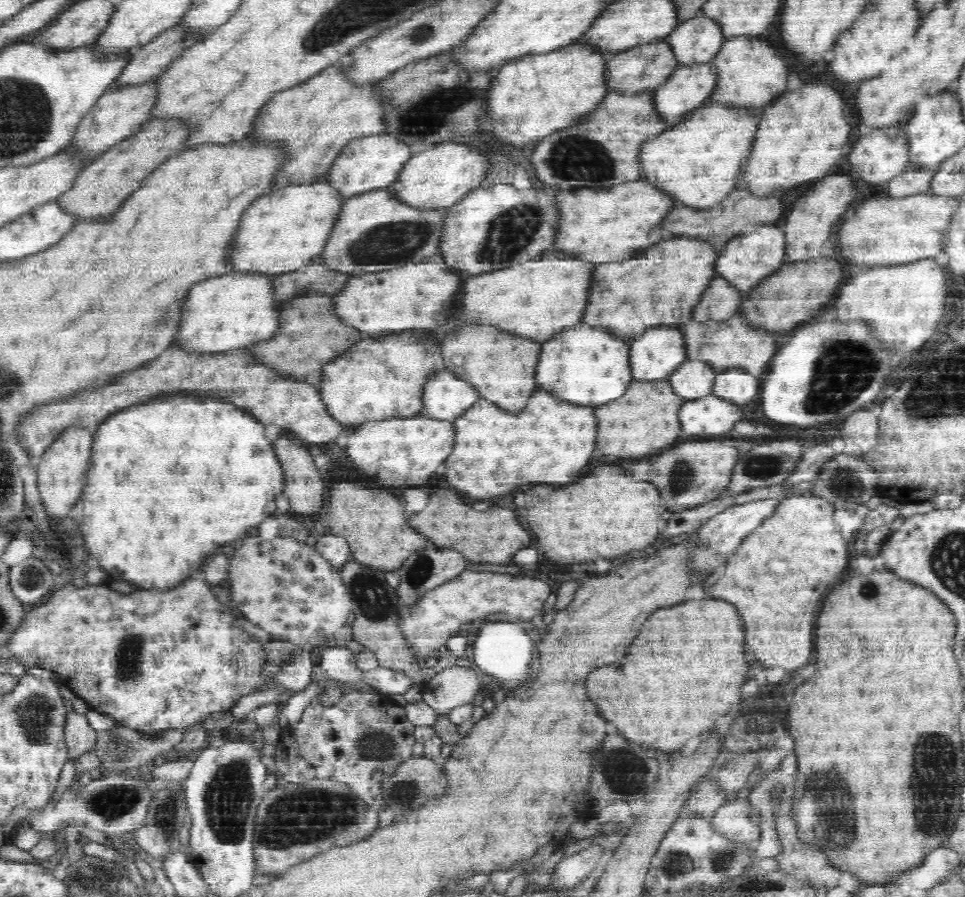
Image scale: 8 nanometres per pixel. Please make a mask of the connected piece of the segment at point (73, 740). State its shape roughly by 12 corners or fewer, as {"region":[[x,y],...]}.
{"region":[[71,712],[65,728],[68,760],[92,753],[98,732]]}

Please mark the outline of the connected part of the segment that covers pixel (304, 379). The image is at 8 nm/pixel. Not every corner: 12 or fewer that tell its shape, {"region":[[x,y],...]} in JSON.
{"region":[[294,297],[252,356],[317,386],[319,369],[362,339],[330,297]]}

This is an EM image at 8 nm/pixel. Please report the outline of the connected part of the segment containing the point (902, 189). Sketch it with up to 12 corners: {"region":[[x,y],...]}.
{"region":[[914,169],[887,182],[888,194],[902,198],[928,193],[932,170]]}

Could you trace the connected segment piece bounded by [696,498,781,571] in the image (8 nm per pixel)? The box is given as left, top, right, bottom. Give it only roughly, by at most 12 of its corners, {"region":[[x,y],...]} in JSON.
{"region":[[780,498],[734,505],[699,533],[696,558],[719,571],[742,540],[778,510]]}

